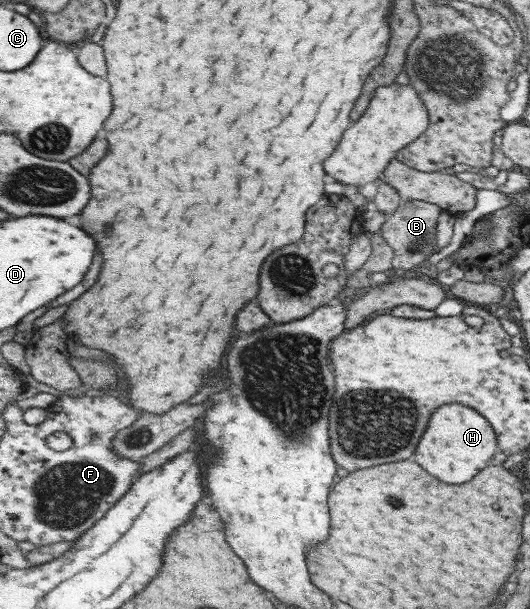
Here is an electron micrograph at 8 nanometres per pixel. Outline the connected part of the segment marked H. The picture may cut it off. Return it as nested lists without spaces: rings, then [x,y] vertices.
[[[445,404],[431,416],[427,434],[419,441],[413,460],[421,466],[427,466],[431,474],[447,484],[463,484],[477,477],[481,470],[487,468],[489,460],[497,452],[497,433],[485,415],[461,404]]]

